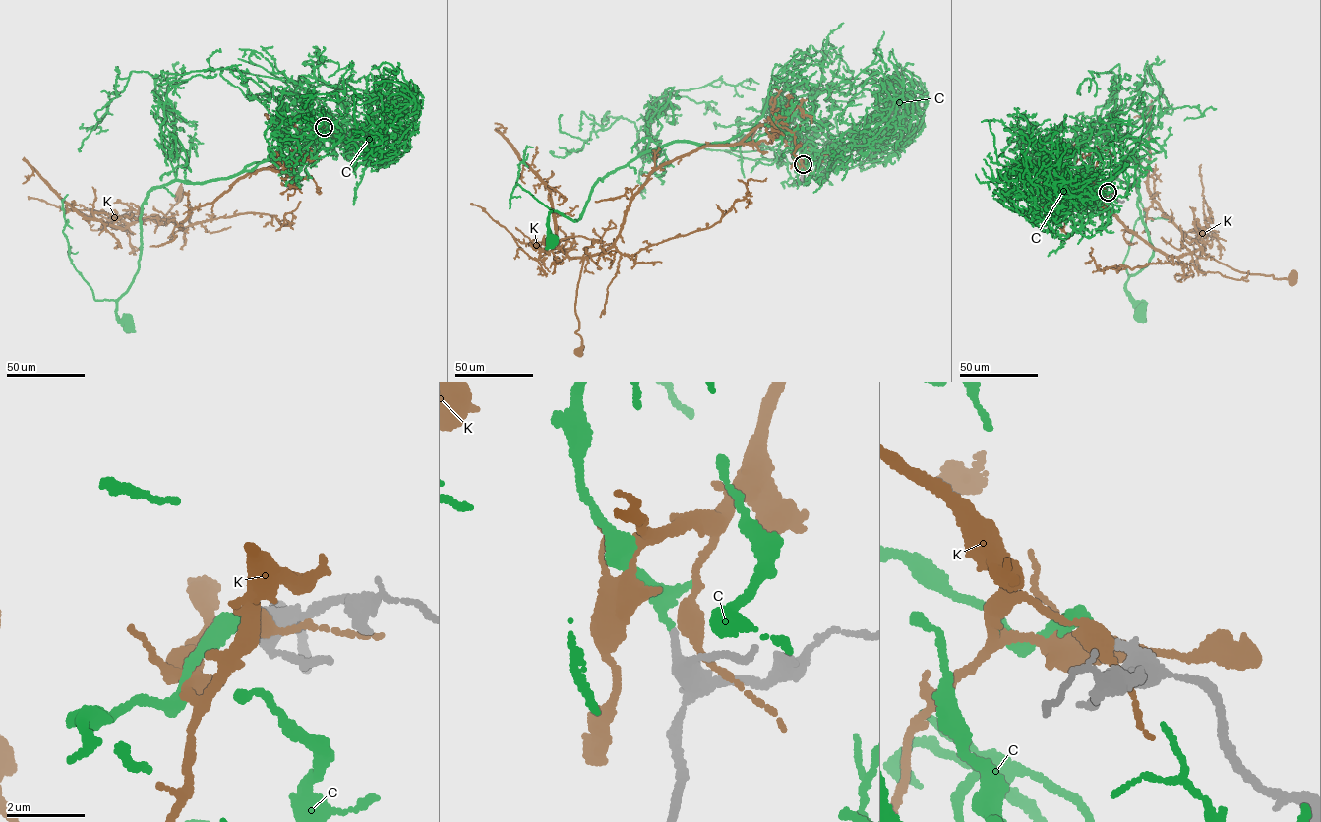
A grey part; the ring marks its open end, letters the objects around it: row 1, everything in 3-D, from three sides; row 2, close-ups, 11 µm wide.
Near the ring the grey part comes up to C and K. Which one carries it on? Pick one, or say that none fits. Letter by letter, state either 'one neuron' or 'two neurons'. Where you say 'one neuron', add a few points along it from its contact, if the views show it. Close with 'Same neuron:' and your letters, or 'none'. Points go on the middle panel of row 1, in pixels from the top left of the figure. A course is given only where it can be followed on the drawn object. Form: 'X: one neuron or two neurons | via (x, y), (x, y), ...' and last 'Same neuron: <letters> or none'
C: one neuron | via (803, 165), (805, 148), (784, 128), (734, 147), (674, 141), (599, 178), (577, 221), (550, 211), (551, 240)
K: two neurons
Same neuron: C

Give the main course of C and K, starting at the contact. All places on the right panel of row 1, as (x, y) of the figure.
C: (1108, 192), (1069, 186), (1093, 190), (1117, 178), (1137, 187), (1153, 249), (1149, 264), (1125, 284), (1140, 314)
K: (1108, 193), (1083, 178), (1076, 182), (1096, 208), (1168, 255), (1199, 249), (1241, 272), (1291, 281)

